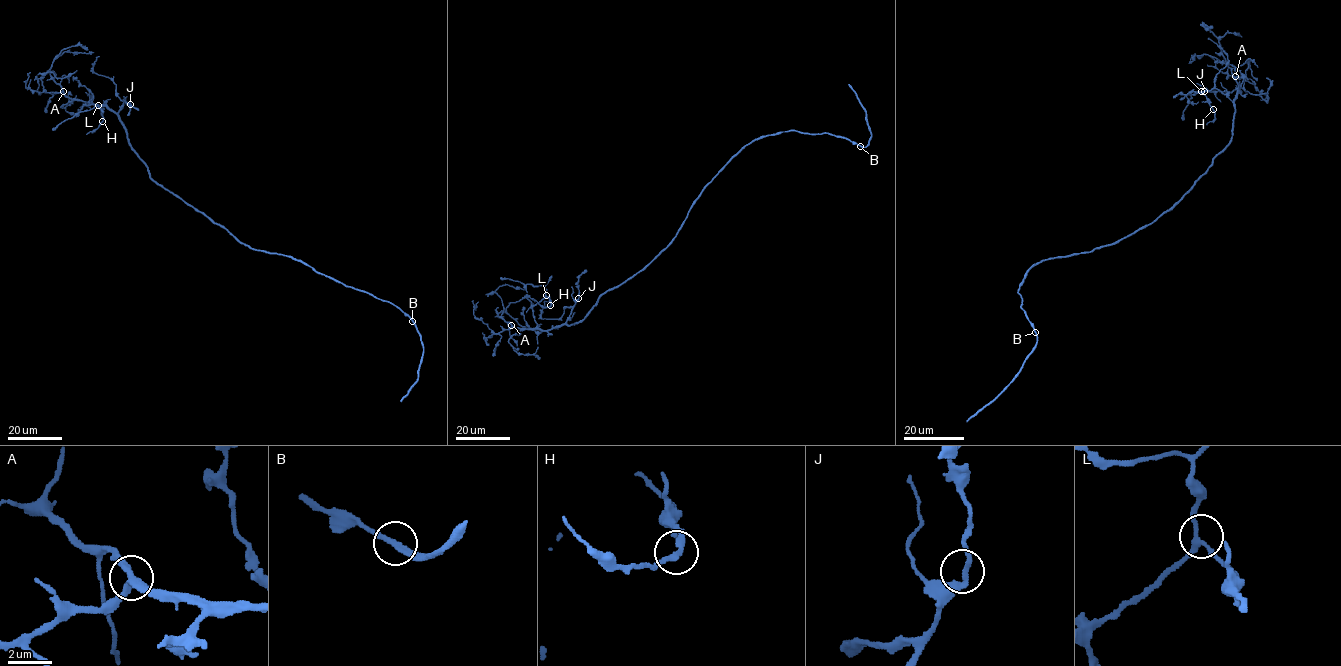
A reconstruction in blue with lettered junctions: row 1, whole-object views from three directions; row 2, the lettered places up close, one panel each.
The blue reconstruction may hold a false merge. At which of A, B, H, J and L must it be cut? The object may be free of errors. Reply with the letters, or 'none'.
none

